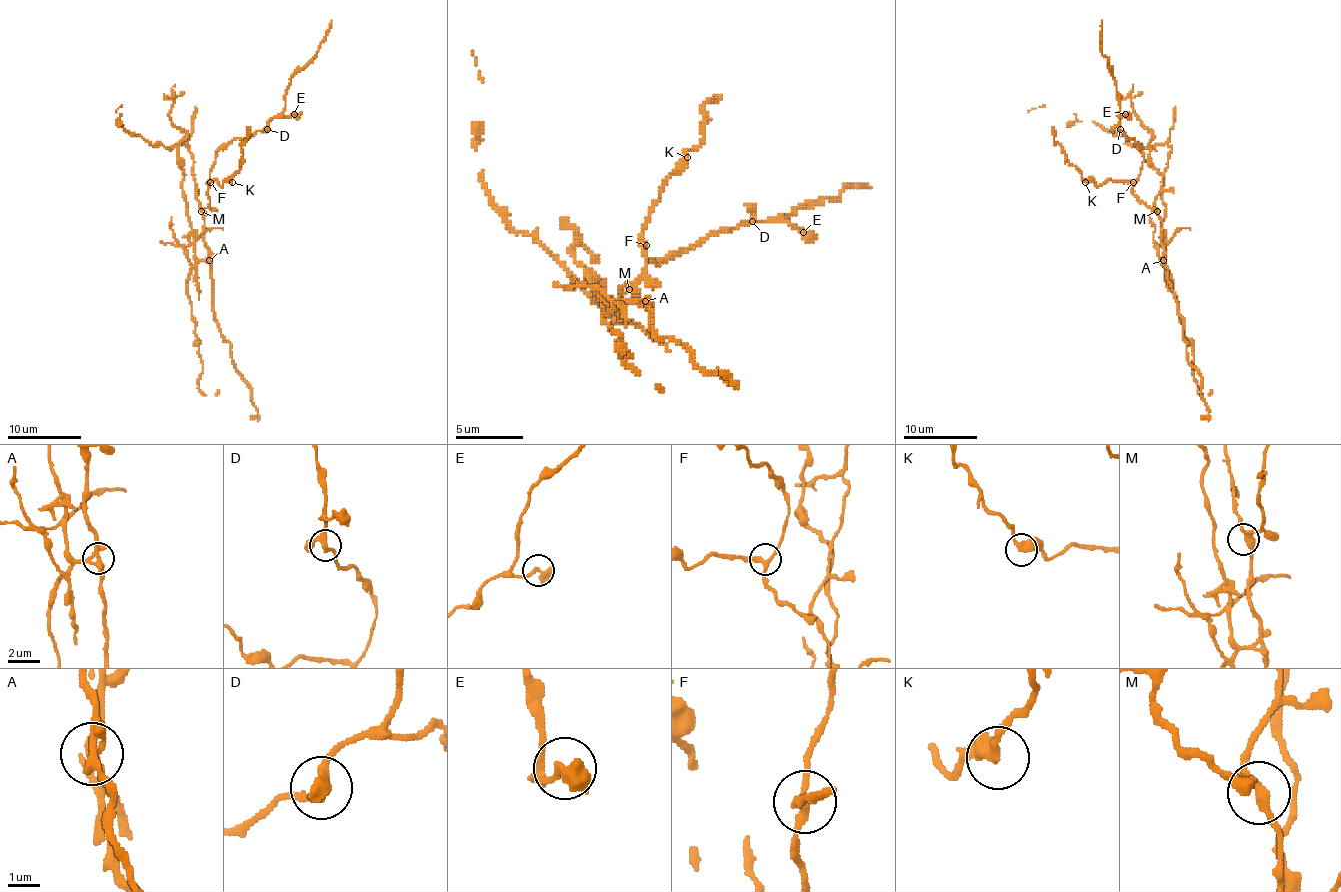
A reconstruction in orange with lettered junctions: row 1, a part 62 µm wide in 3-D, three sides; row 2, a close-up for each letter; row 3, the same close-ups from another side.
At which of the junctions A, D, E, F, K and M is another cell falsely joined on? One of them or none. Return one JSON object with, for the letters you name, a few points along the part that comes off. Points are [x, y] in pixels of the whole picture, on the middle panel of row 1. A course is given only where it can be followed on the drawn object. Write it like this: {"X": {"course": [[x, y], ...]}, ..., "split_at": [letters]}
{"A": {"course": [[646, 300], [598, 303], [588, 276], [602, 279], [571, 255], [574, 228], [561, 218]]}, "split_at": ["A"]}

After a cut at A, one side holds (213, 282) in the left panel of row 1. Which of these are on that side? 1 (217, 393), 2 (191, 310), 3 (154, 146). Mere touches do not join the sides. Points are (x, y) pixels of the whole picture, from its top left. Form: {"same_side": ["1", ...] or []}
{"same_side": ["3"]}

